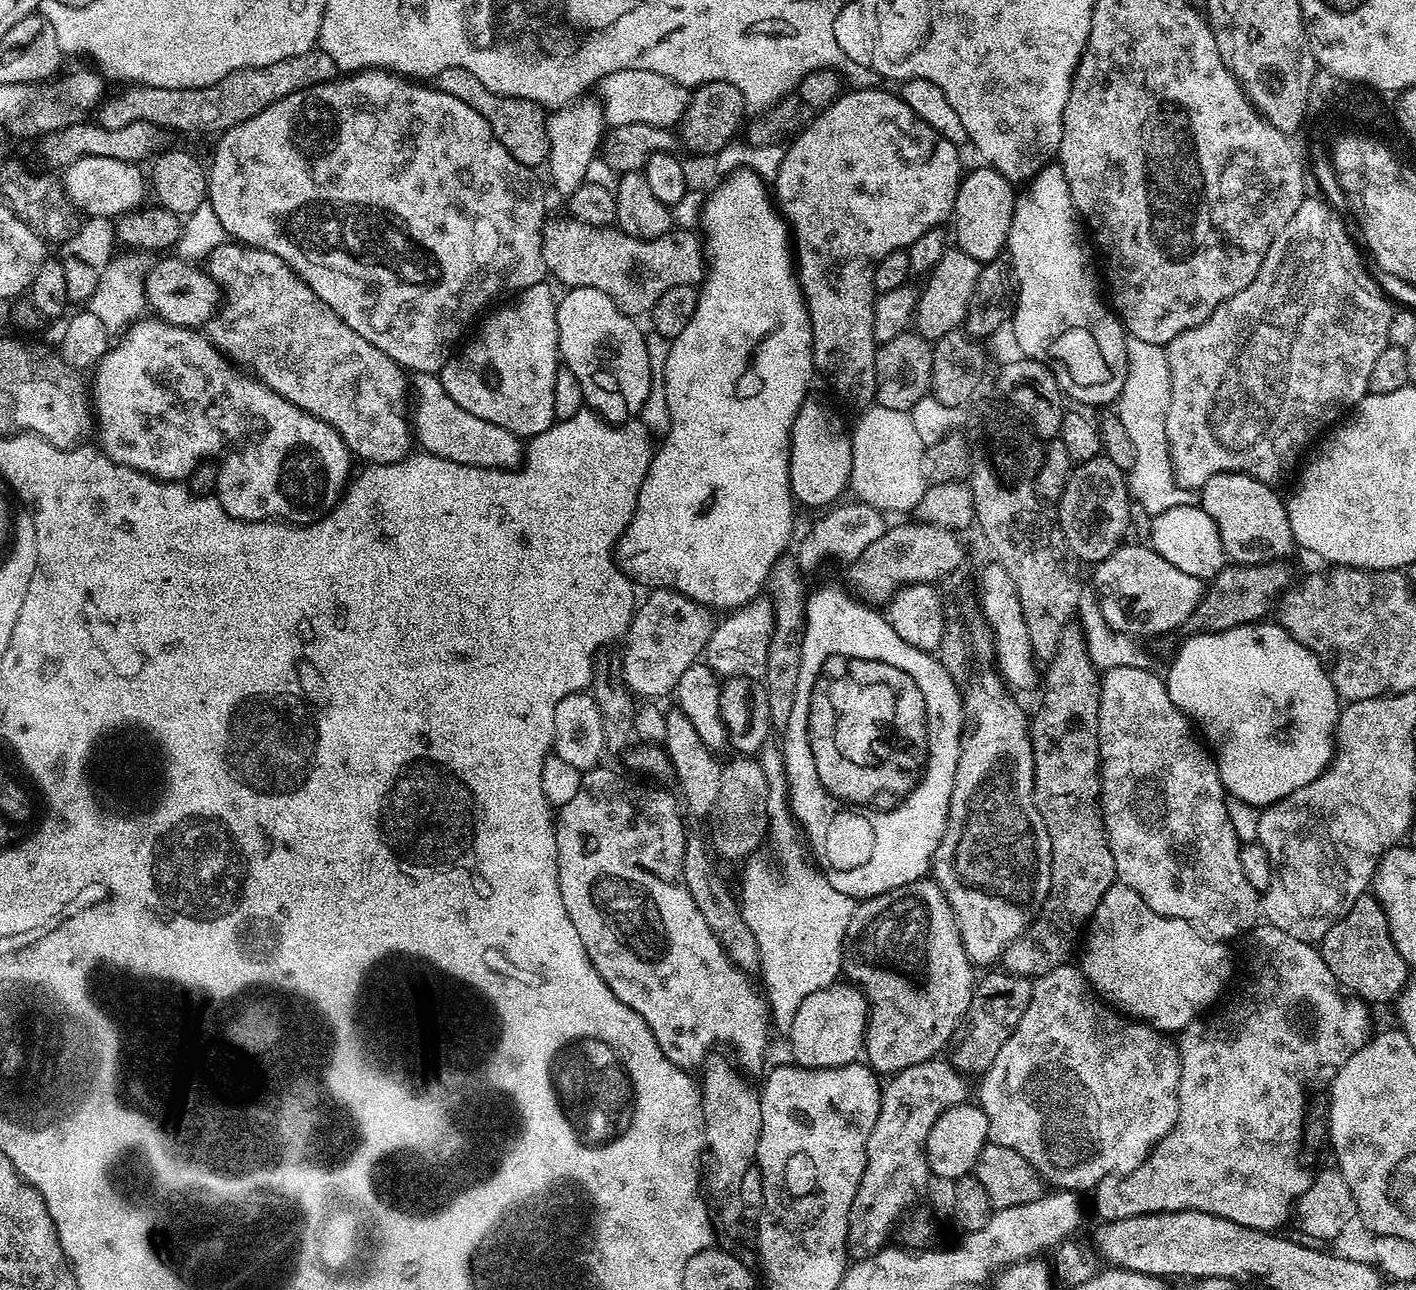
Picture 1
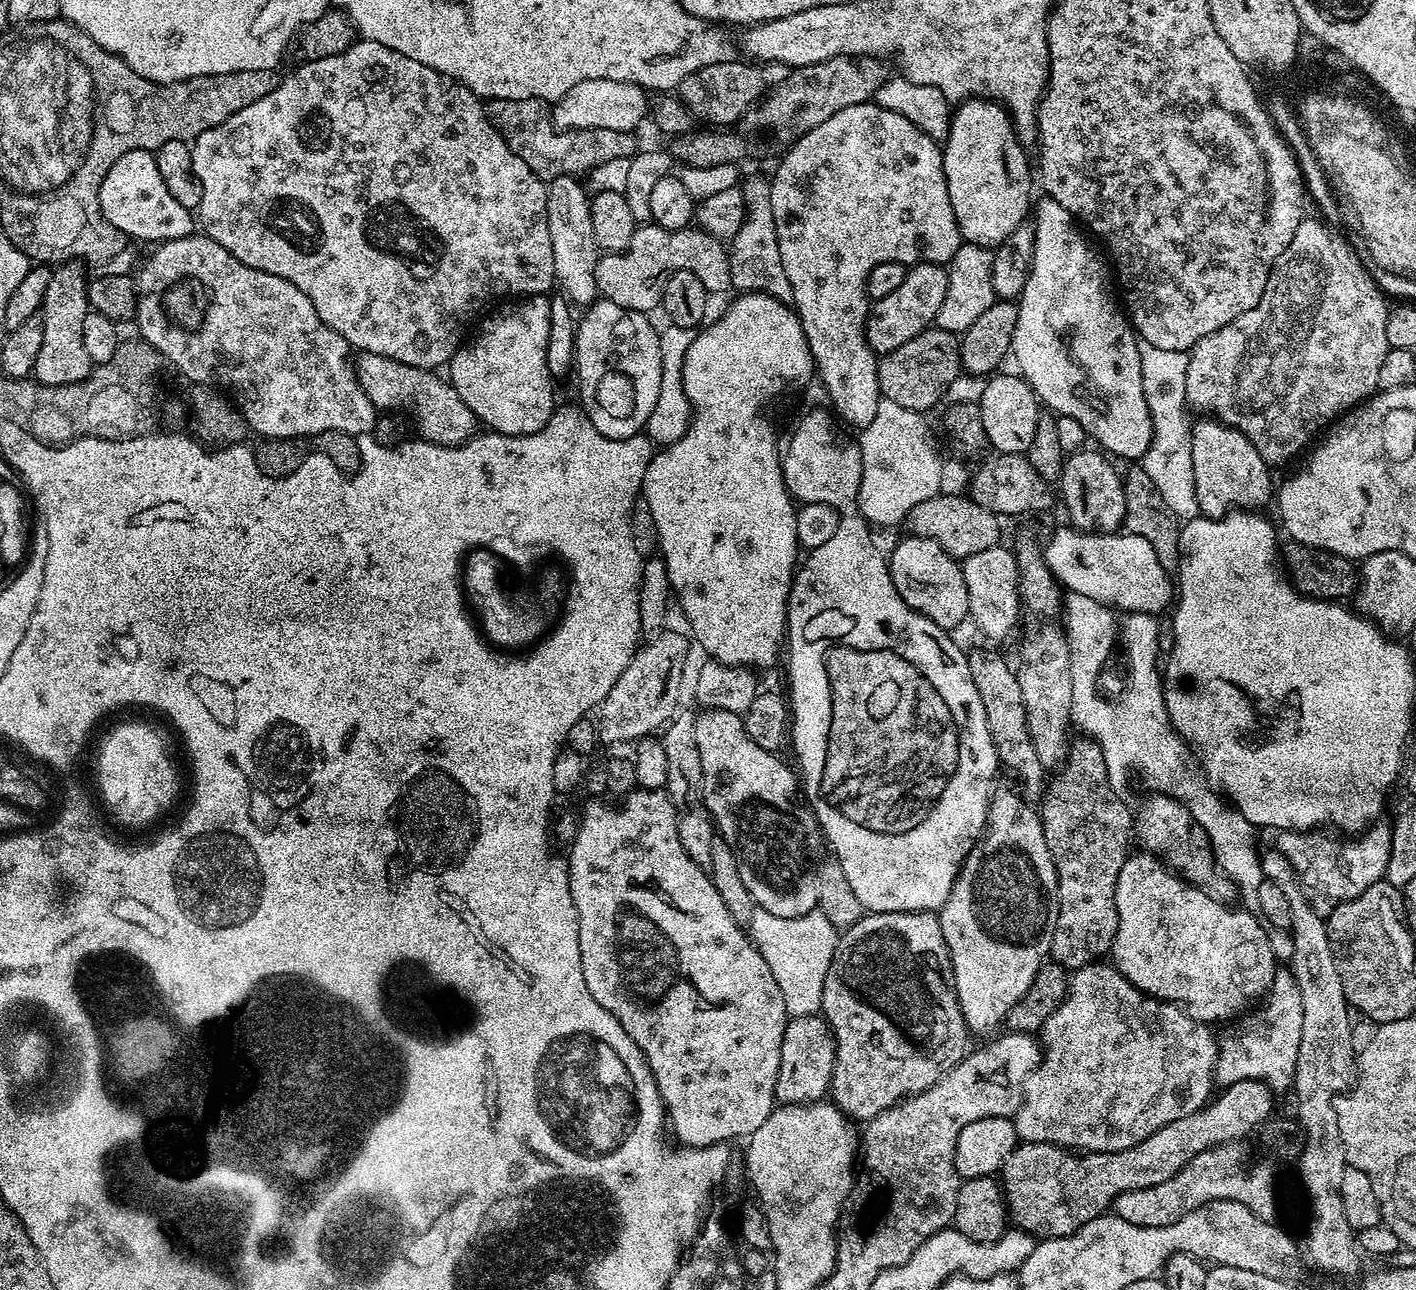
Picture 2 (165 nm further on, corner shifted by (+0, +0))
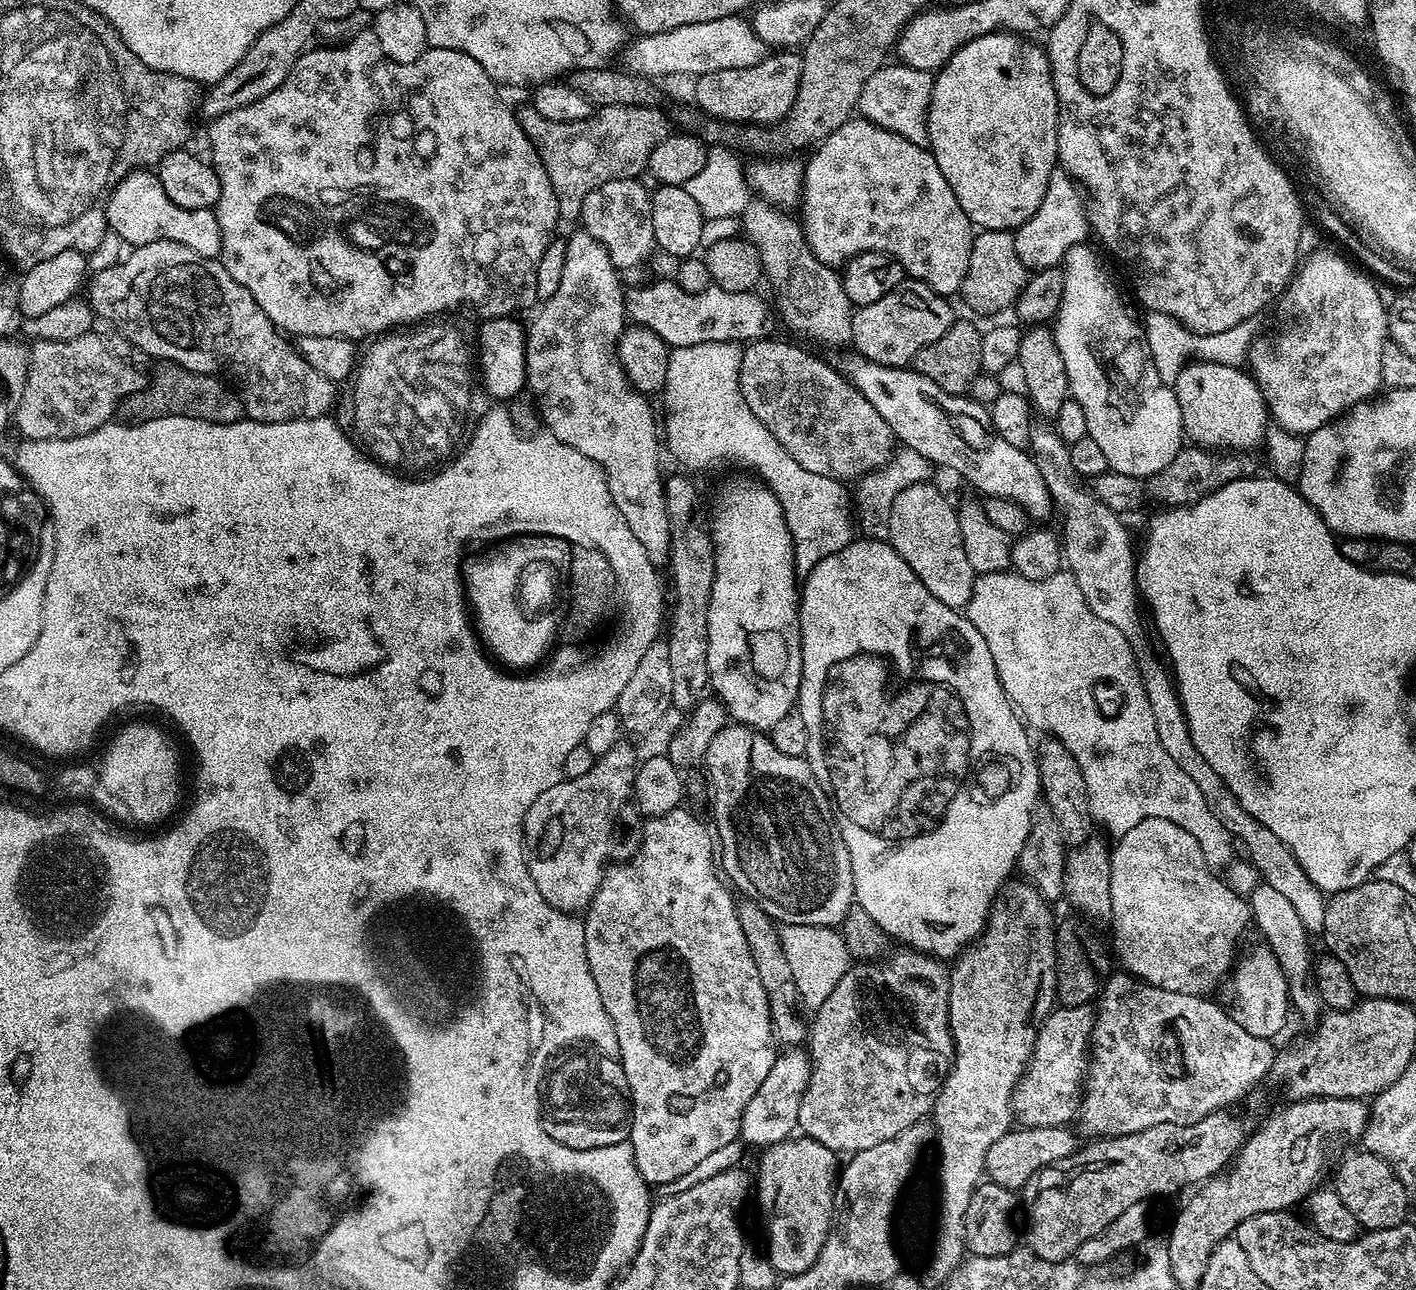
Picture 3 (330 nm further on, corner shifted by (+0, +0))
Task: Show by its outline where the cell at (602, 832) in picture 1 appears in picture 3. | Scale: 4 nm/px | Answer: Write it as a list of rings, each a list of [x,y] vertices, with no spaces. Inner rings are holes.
[[[681,806],[661,816],[653,816],[645,823],[642,846],[630,860],[613,863],[605,871],[582,920],[592,983],[598,986],[598,998],[602,998],[602,1006],[614,1022],[620,1047],[618,1059],[624,1067],[626,1082],[632,1091],[632,1153],[636,1159],[636,1169],[649,1186],[672,1184],[682,1179],[687,1172],[694,1171],[703,1160],[710,1159],[719,1148],[737,1143],[746,1106],[750,1098],[754,1098],[758,1086],[762,1086],[766,1074],[770,1074],[770,1066],[774,1066],[778,1055],[766,990],[762,990],[762,978],[758,978],[746,934],[742,934],[742,922],[738,922],[737,901],[732,900],[731,894],[724,889],[725,881],[714,859],[713,837],[710,832],[708,837],[703,824],[691,816],[686,808]]]

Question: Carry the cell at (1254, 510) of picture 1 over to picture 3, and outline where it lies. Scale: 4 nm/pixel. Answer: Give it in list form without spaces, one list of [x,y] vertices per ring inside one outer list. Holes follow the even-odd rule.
[[[1188,362],[1181,368],[1174,391],[1180,403],[1180,421],[1193,445],[1234,452],[1248,452],[1263,445],[1270,423],[1268,405],[1255,379],[1240,370],[1231,364],[1207,362]]]

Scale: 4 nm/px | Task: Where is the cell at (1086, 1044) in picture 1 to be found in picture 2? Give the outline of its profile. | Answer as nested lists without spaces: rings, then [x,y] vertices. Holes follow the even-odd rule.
[[[1097,962],[1075,969],[1068,977],[1068,993],[1062,1006],[1058,1006],[1058,1010],[1054,1010],[1054,1014],[1046,1018],[1046,1022],[1039,1030],[1038,1039],[1042,1049],[1040,1065],[1028,1075],[1024,1083],[1020,1108],[1014,1117],[1017,1137],[1029,1144],[1053,1144],[1056,1148],[1067,1148],[1081,1154],[1121,1152],[1130,1146],[1138,1146],[1138,1142],[1150,1138],[1154,1130],[1162,1130],[1162,1126],[1170,1122],[1178,1122],[1178,1118],[1186,1118],[1186,1114],[1194,1114],[1209,1103],[1213,1095],[1212,1088],[1214,1089],[1218,1036],[1215,1031],[1212,1033],[1208,1028],[1211,1027],[1207,1023],[1195,1020],[1181,1005],[1167,1000],[1158,1000],[1138,990],[1111,963]]]

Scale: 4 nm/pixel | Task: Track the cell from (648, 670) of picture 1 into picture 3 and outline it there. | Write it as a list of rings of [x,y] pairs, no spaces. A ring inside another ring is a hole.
[[[617,742],[609,752],[596,757],[594,766],[590,766],[590,774],[582,774],[582,778],[573,780],[562,778],[557,784],[550,786],[550,790],[538,794],[538,798],[530,806],[524,819],[524,843],[530,853],[530,878],[534,878],[534,886],[538,886],[548,904],[560,911],[569,914],[583,913],[594,898],[610,860],[616,817],[620,815],[624,805],[629,803],[636,786],[637,763],[638,755],[636,756],[635,750],[624,742]]]

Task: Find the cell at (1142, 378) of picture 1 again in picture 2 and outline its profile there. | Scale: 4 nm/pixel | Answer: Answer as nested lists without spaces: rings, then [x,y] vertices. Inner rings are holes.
[[[1138,339],[1138,354],[1142,358],[1142,388],[1146,394],[1153,431],[1150,446],[1142,454],[1143,468],[1146,474],[1150,474],[1158,493],[1162,494],[1163,501],[1170,506],[1178,520],[1195,520],[1200,516],[1200,507],[1198,494],[1194,491],[1194,458],[1185,401],[1188,352],[1162,350]]]

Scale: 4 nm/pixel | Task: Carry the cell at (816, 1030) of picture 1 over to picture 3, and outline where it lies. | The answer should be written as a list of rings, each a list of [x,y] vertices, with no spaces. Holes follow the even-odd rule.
[[[803,1047],[781,1051],[774,1066],[770,1066],[770,1074],[766,1074],[762,1086],[758,1086],[754,1098],[750,1098],[746,1106],[740,1123],[739,1139],[748,1144],[760,1144],[759,1146],[780,1144],[789,1139],[800,1123],[798,1110],[802,1106],[802,1098],[806,1094],[806,1086],[811,1077],[812,1061]]]

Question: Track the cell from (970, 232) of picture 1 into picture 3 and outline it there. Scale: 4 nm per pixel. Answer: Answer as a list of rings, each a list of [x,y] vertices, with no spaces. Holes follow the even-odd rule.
[[[997,30],[990,32],[986,36],[979,36],[963,44],[952,53],[952,57],[946,61],[943,68],[935,73],[932,86],[932,104],[928,108],[928,144],[930,151],[938,162],[946,182],[954,190],[962,210],[968,215],[968,219],[980,230],[991,230],[993,232],[1003,232],[1005,230],[1015,230],[1020,225],[1025,224],[1038,210],[1038,206],[1044,200],[1044,195],[1048,189],[1048,180],[1051,178],[1054,165],[1057,163],[1056,154],[1056,121],[1058,113],[1056,110],[1056,91],[1052,85],[1052,71],[1048,65],[1048,53],[1043,47],[1027,48],[1024,44],[1019,44],[1017,37],[1012,34],[1005,34]]]

